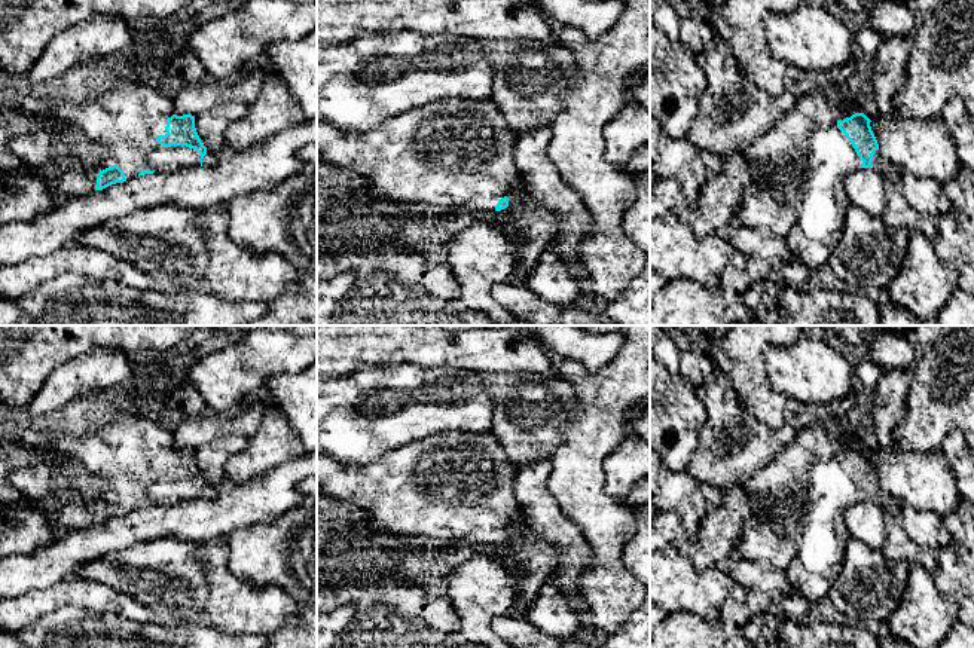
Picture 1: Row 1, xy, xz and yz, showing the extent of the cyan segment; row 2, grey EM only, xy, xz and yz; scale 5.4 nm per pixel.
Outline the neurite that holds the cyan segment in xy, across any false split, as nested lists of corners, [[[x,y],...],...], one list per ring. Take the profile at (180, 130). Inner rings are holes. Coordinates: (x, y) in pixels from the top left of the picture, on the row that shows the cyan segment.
[[[116,74],[110,86],[92,89],[82,104],[43,98],[31,89],[18,88],[6,89],[0,94],[0,100],[25,114],[57,119],[68,126],[76,125],[94,143],[103,156],[95,166],[68,171],[54,178],[55,190],[65,198],[85,196],[144,174],[167,174],[184,166],[214,166],[220,161],[220,156],[201,141],[195,116],[177,116],[170,89],[146,76],[138,82],[129,82]]]

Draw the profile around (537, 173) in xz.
[[[544,126],[517,138],[513,162],[520,174],[520,181],[546,210],[556,211],[567,218],[564,227],[550,241],[568,265],[580,272],[580,248],[592,221],[586,216],[580,196],[568,187],[547,156],[550,128]]]

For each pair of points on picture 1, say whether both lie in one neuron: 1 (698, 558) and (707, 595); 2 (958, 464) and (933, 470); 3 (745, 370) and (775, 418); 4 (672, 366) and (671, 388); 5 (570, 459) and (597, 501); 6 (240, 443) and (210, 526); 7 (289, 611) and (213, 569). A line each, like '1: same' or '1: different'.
1: different
2: different
3: same
4: different
5: same
6: different
7: same

